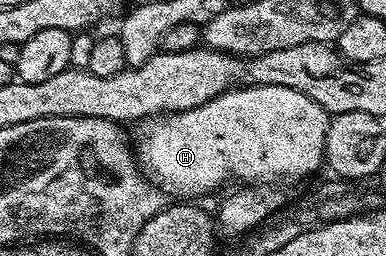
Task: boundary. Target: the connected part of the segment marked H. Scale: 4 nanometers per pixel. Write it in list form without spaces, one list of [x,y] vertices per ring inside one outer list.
[[[244,86],[205,102],[195,110],[155,117],[146,130],[141,157],[145,169],[171,195],[206,194],[216,189],[229,174],[243,178],[246,184],[282,178],[285,174],[302,178],[323,165],[327,121],[325,108],[292,88]]]

